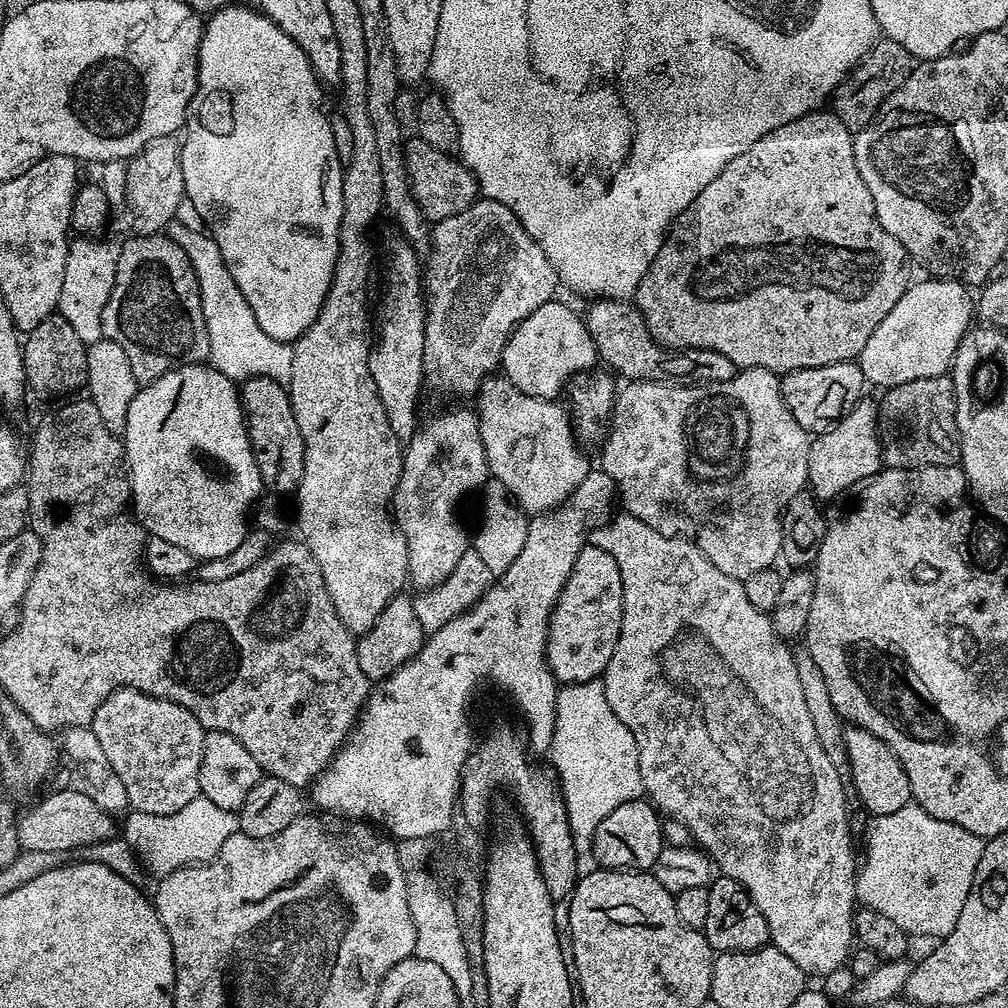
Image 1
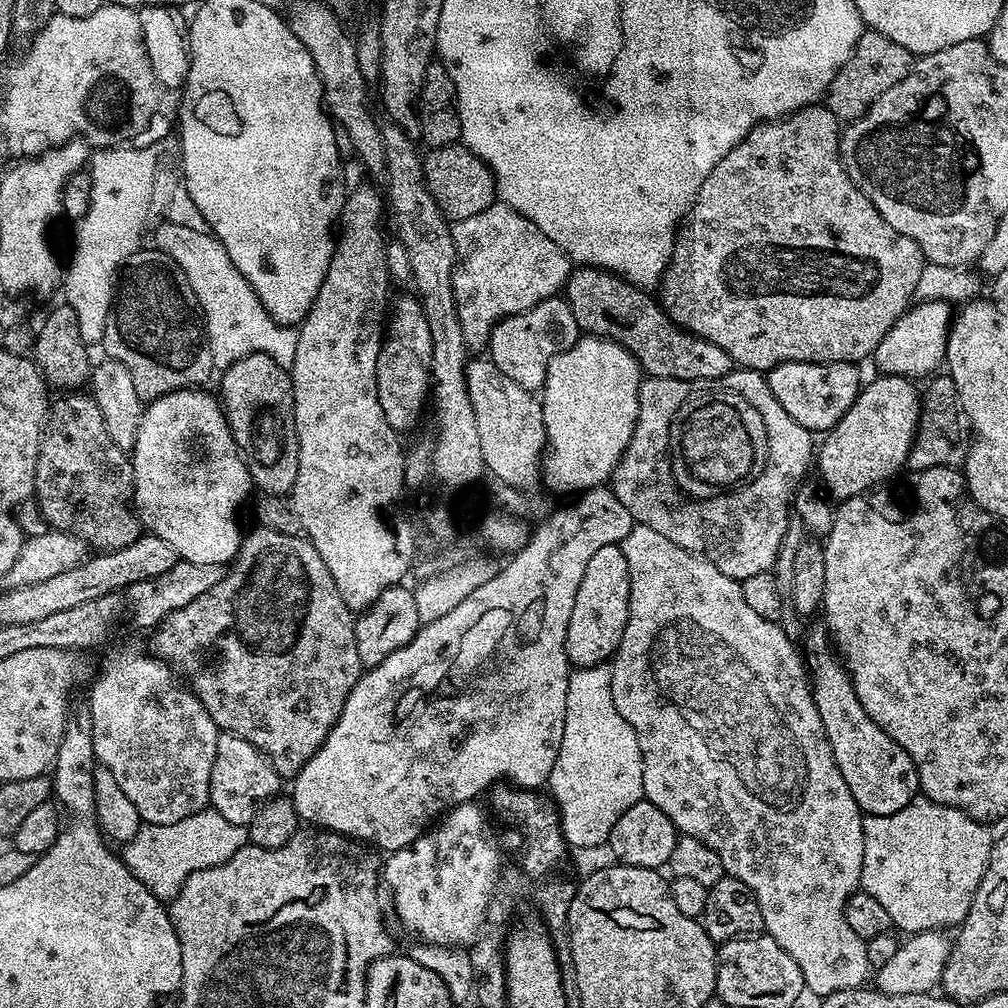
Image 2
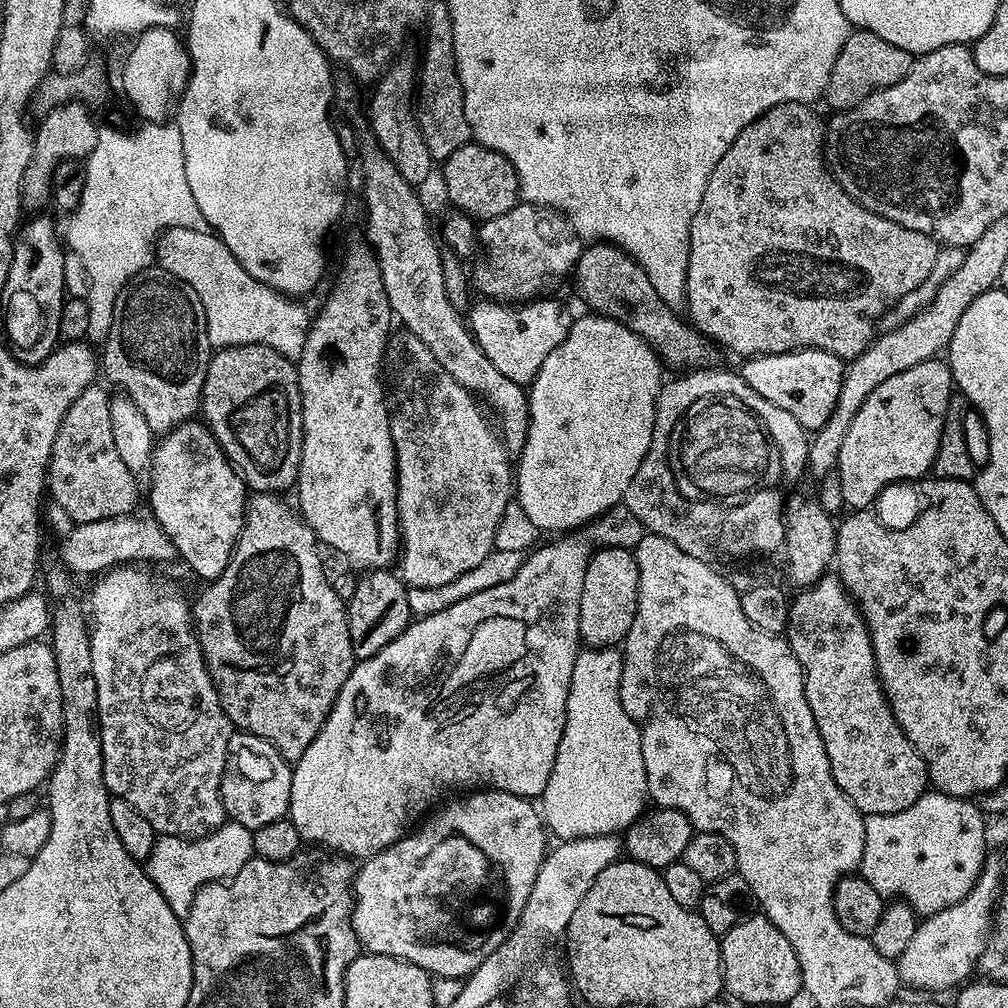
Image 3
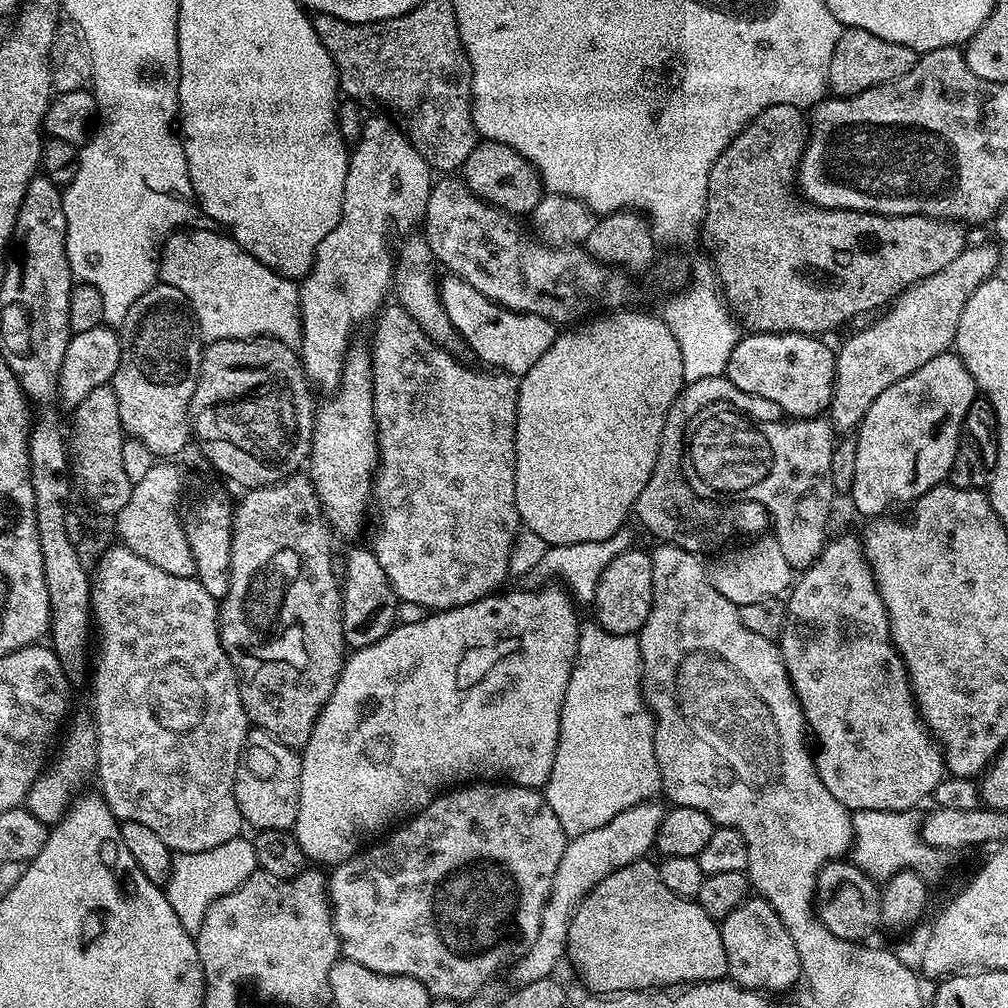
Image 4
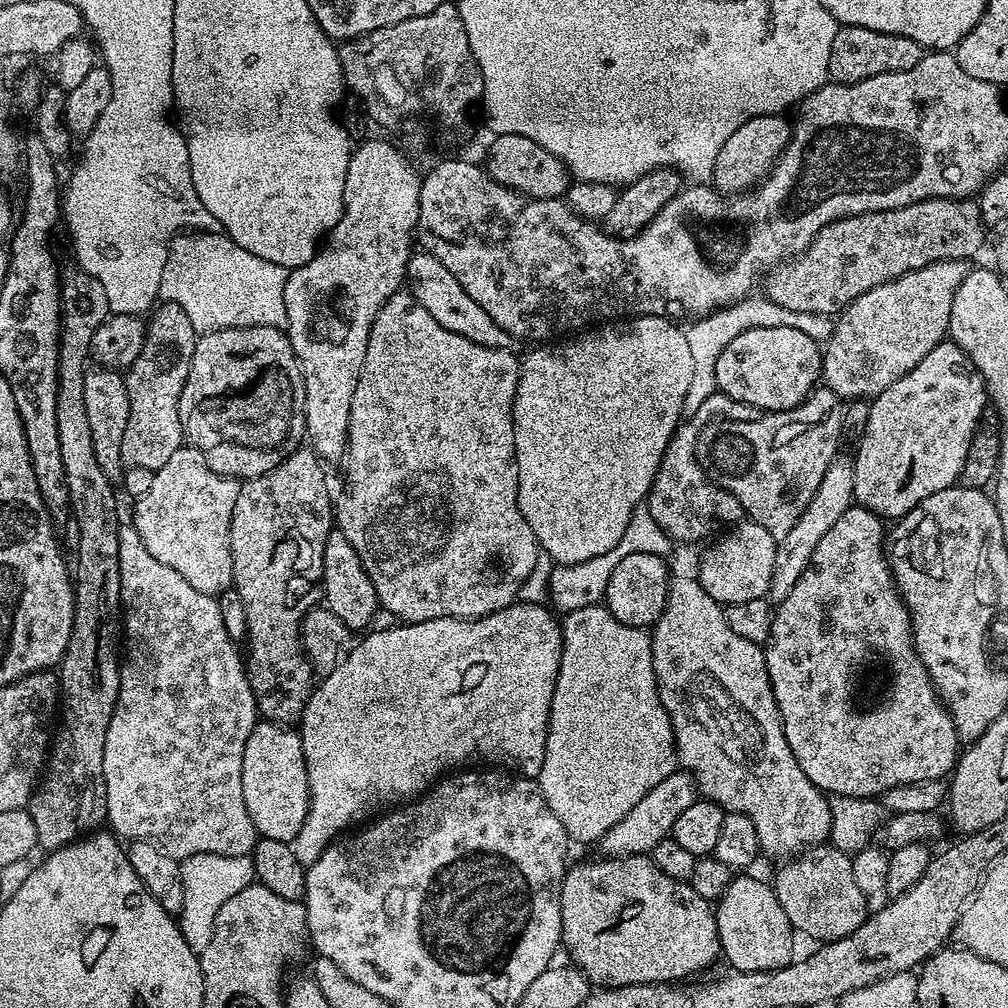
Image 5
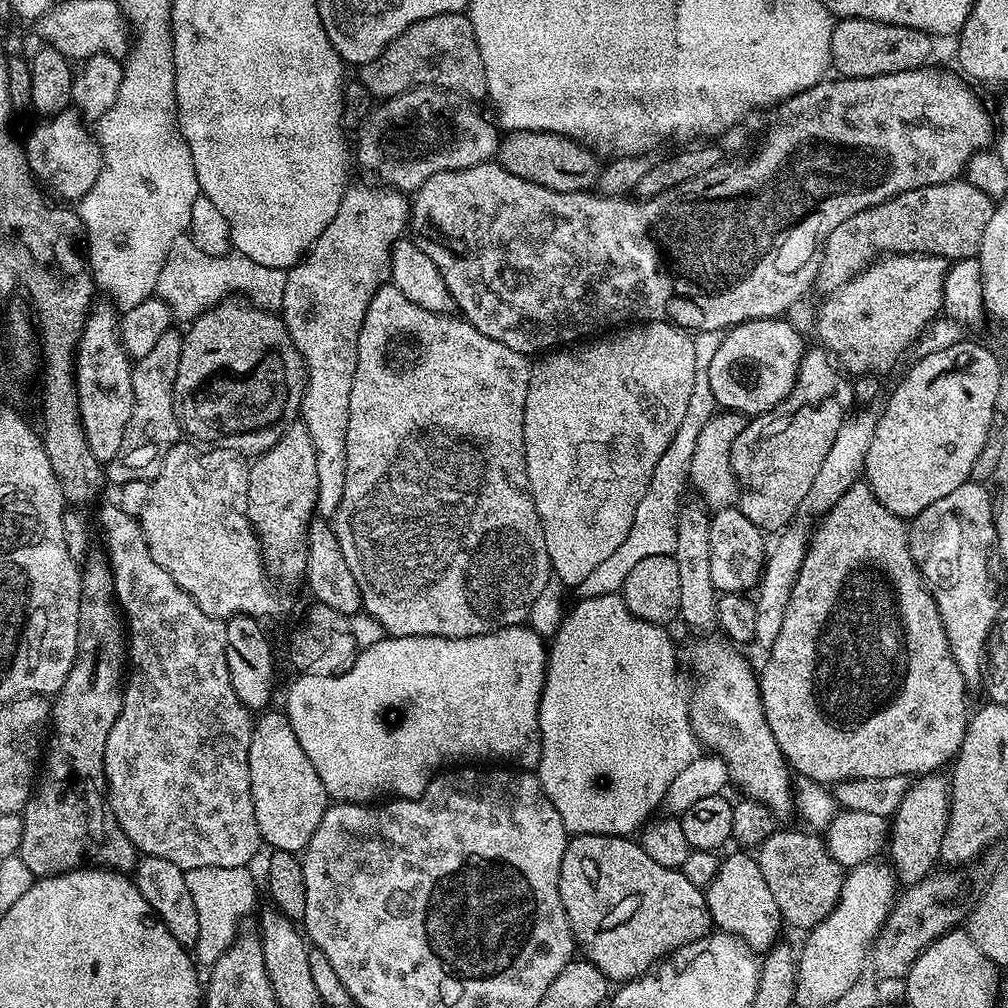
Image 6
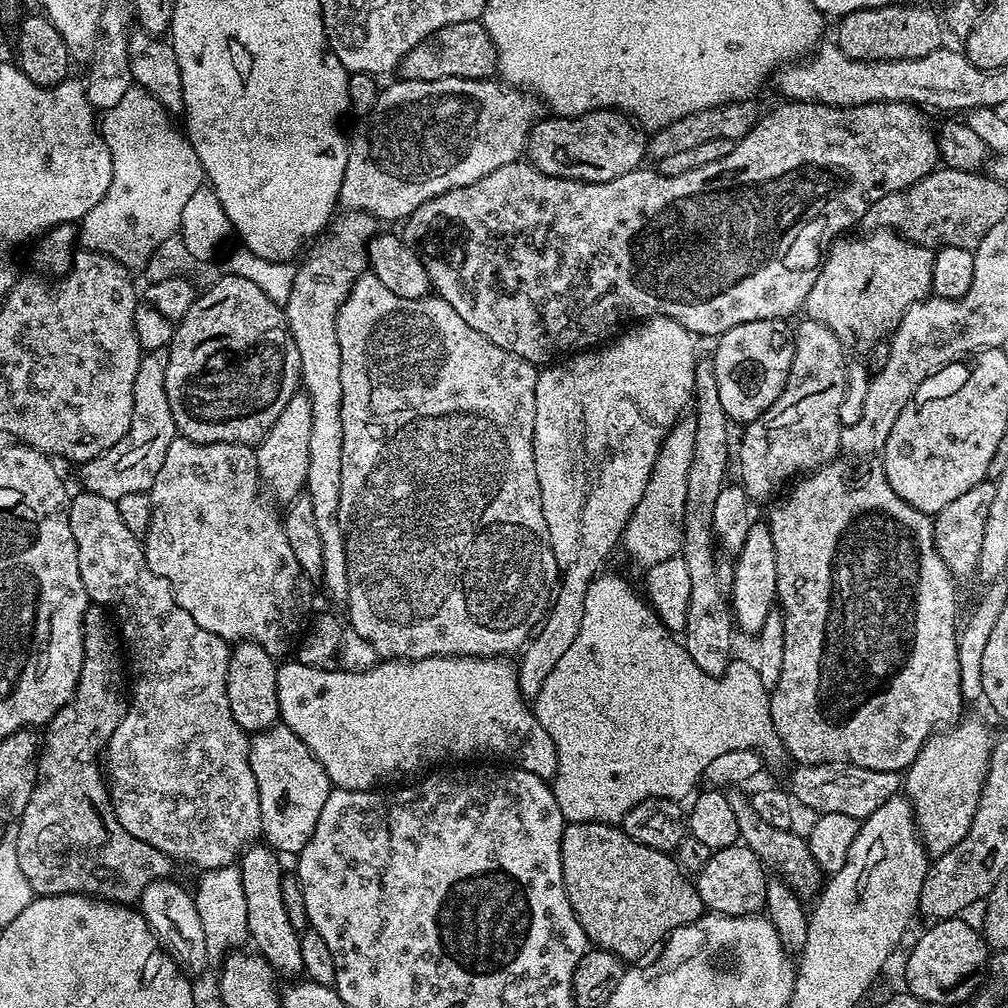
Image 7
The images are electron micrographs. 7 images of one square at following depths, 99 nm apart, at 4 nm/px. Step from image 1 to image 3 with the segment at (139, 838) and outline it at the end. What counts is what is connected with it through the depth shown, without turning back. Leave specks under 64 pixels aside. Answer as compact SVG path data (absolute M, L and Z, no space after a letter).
M228 820L210 834L185 838L182 836L160 836L154 850L150 850L146 861L148 877L158 886L162 898L178 917L188 915L194 902L194 894L204 884L227 882L254 858L253 829Z

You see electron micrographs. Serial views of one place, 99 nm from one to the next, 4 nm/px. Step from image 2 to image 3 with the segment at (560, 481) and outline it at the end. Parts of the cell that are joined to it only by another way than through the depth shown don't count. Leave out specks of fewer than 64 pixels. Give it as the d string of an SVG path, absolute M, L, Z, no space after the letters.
M599 314L583 315L577 315L573 319L566 338L562 338L562 342L558 342L558 346L554 346L552 353L547 356L546 362L542 362L542 370L538 370L538 374L532 379L526 392L528 433L524 449L518 454L518 459L514 464L514 500L515 503L520 504L530 521L534 522L534 526L544 534L546 532L552 532L548 534L568 534L573 530L583 529L602 514L606 514L611 508L617 507L623 501L630 482L634 482L634 474L638 474L638 466L642 466L642 458L646 458L646 450L650 450L650 442L654 434L656 399L662 387L660 357L646 341L638 338L638 334L634 334L634 330L630 330L622 322Z

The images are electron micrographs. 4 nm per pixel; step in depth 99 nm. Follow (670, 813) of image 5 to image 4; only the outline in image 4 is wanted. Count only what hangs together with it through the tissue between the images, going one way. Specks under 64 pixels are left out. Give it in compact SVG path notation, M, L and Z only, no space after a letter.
M650 799L643 804L630 806L622 810L622 814L610 818L606 826L598 826L598 830L586 830L565 843L562 856L558 858L558 870L554 870L548 901L540 915L538 934L527 945L523 955L511 965L517 985L549 979L555 973L552 971L555 970L556 963L565 959L572 916L588 892L594 890L602 878L614 874L614 870L633 864L635 860L645 859L649 855L648 851L653 851L658 826L666 811L665 805L656 803L655 799Z

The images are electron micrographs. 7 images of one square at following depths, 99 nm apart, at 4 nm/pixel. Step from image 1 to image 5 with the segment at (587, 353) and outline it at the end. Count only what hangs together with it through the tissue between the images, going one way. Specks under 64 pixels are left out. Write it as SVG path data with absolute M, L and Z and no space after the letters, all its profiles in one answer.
M413 251L412 257L408 259L406 280L416 301L426 306L438 326L446 326L446 330L454 330L454 334L462 334L470 338L470 342L478 342L478 346L513 347L513 337L502 330L502 326L498 326L498 322L494 322L494 318L490 318L490 314L486 314L486 310L482 310L482 306L478 306L478 302L474 302L466 290L462 290L462 282L458 282L458 278L454 278L454 274L450 274L450 270L446 270L446 266L442 266L442 262L438 262L431 252Z

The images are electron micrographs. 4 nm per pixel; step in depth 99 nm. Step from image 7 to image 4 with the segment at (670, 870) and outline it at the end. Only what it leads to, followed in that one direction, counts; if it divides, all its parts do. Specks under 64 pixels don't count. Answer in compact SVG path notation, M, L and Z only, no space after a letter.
M648 858L635 860L633 864L622 866L618 870L614 870L614 874L602 878L602 882L598 882L598 886L594 886L594 890L588 892L588 895L584 897L584 901L576 908L576 912L572 916L570 930L568 931L566 956L569 961L572 959L572 964L576 967L581 982L588 987L587 991L589 993L607 994L609 992L625 992L635 988L668 988L669 986L695 984L705 980L723 980L728 976L726 950L722 946L719 923L712 920L710 914L706 914L706 910L702 910L702 906L696 903L695 899L687 900L678 894L674 894L674 890L669 890L662 883L659 867L655 863L651 864L650 861L651 859Z

